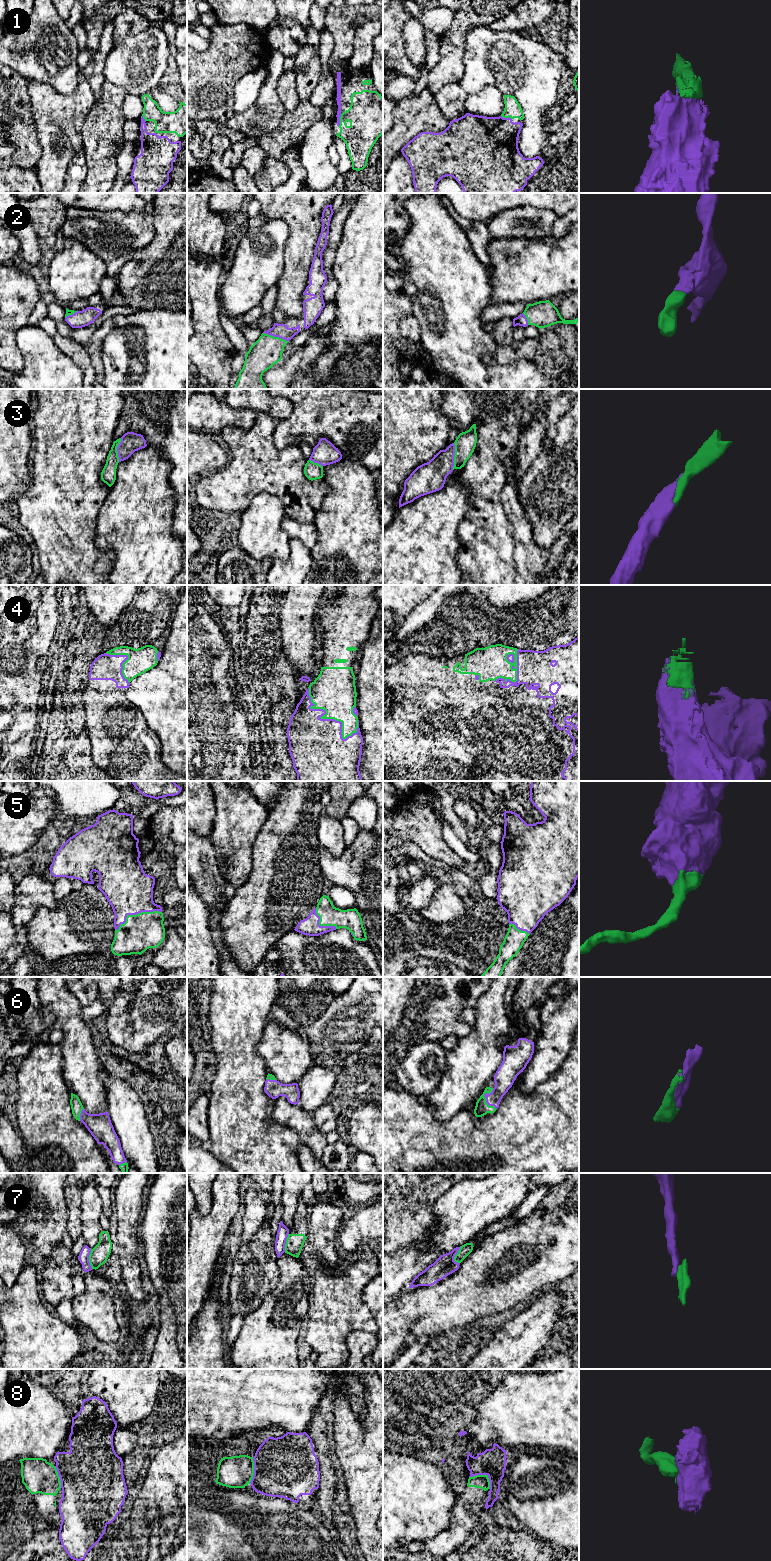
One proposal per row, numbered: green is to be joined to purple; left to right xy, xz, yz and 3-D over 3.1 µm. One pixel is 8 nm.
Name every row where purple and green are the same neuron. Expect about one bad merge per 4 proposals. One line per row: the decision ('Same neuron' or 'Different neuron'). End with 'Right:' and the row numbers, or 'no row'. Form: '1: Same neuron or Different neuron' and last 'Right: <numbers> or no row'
1: Same neuron
2: Same neuron
3: Same neuron
4: Same neuron
5: Same neuron
6: Same neuron
7: Different neuron
8: Different neuron
Right: 1, 2, 3, 4, 5, 6

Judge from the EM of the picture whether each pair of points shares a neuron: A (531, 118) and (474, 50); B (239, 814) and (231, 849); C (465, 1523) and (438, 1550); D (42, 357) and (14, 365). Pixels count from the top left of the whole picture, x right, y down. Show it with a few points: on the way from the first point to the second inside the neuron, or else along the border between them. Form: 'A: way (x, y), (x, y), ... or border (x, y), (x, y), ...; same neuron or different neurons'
A: way (530, 99), (493, 59); same neuron
B: way (237, 823), (234, 831), (234, 840); same neuron
C: way (458, 1530), (445, 1543); same neuron
D: border (15, 340), (23, 359), (23, 368), (16, 374); different neurons

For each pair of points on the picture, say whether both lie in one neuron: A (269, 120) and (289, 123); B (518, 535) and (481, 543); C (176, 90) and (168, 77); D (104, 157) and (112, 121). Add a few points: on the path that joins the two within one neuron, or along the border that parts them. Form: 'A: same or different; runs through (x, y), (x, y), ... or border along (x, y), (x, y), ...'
A: different; border along (286, 111), (279, 125), (261, 136)
B: different; border along (506, 513), (512, 525), (514, 559)
C: same; runs through (173, 87), (170, 80)
D: same; runs through (104, 148), (104, 130)

